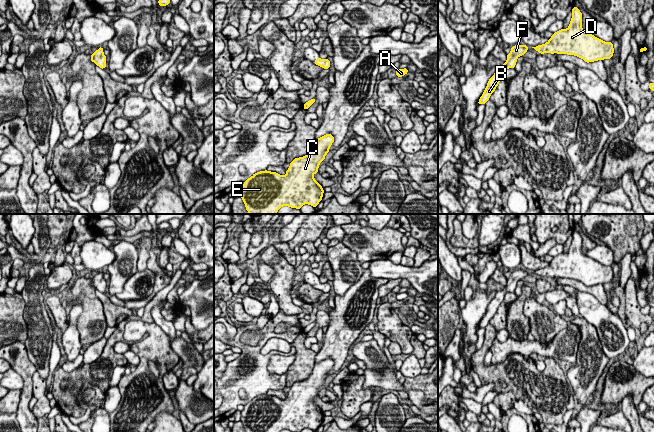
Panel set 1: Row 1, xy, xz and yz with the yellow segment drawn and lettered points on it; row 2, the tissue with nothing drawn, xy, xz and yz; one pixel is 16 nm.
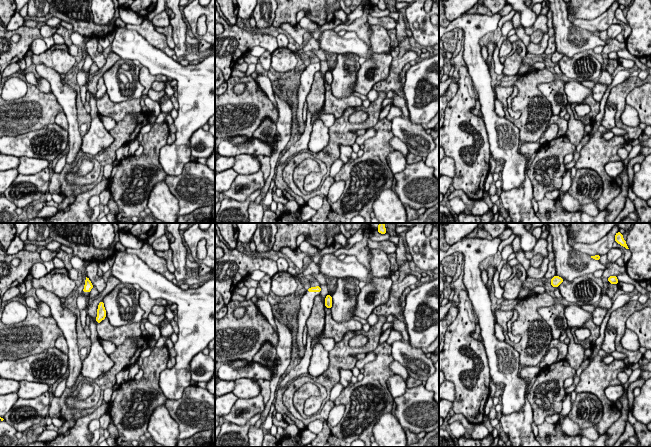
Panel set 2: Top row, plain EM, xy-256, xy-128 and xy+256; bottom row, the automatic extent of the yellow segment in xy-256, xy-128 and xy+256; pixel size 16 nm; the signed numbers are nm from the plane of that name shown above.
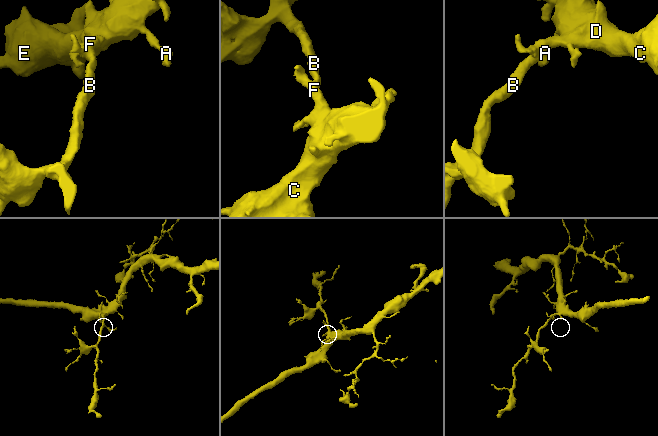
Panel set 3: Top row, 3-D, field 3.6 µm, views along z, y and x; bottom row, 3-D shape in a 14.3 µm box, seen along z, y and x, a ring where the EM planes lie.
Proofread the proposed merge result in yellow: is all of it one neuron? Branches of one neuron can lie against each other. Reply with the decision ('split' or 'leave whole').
leave whole

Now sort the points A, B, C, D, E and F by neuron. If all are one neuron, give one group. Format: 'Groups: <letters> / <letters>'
Groups: A B C D E F

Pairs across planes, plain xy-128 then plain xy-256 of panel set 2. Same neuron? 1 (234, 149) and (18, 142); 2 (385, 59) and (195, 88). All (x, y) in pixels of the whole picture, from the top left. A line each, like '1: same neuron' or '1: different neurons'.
1: same neuron
2: different neurons

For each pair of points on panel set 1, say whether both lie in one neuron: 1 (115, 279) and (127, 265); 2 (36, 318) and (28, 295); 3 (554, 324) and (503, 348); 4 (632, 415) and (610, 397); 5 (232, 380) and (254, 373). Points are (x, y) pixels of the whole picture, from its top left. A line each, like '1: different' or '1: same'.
1: same
2: same
3: different
4: different
5: same

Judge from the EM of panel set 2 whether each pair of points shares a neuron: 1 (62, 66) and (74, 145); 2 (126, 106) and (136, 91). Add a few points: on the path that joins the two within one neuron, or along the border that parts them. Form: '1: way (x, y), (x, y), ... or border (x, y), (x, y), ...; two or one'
1: border (38, 65), (51, 67), (60, 74); two
2: border (108, 95), (114, 102), (122, 102), (139, 97); two

